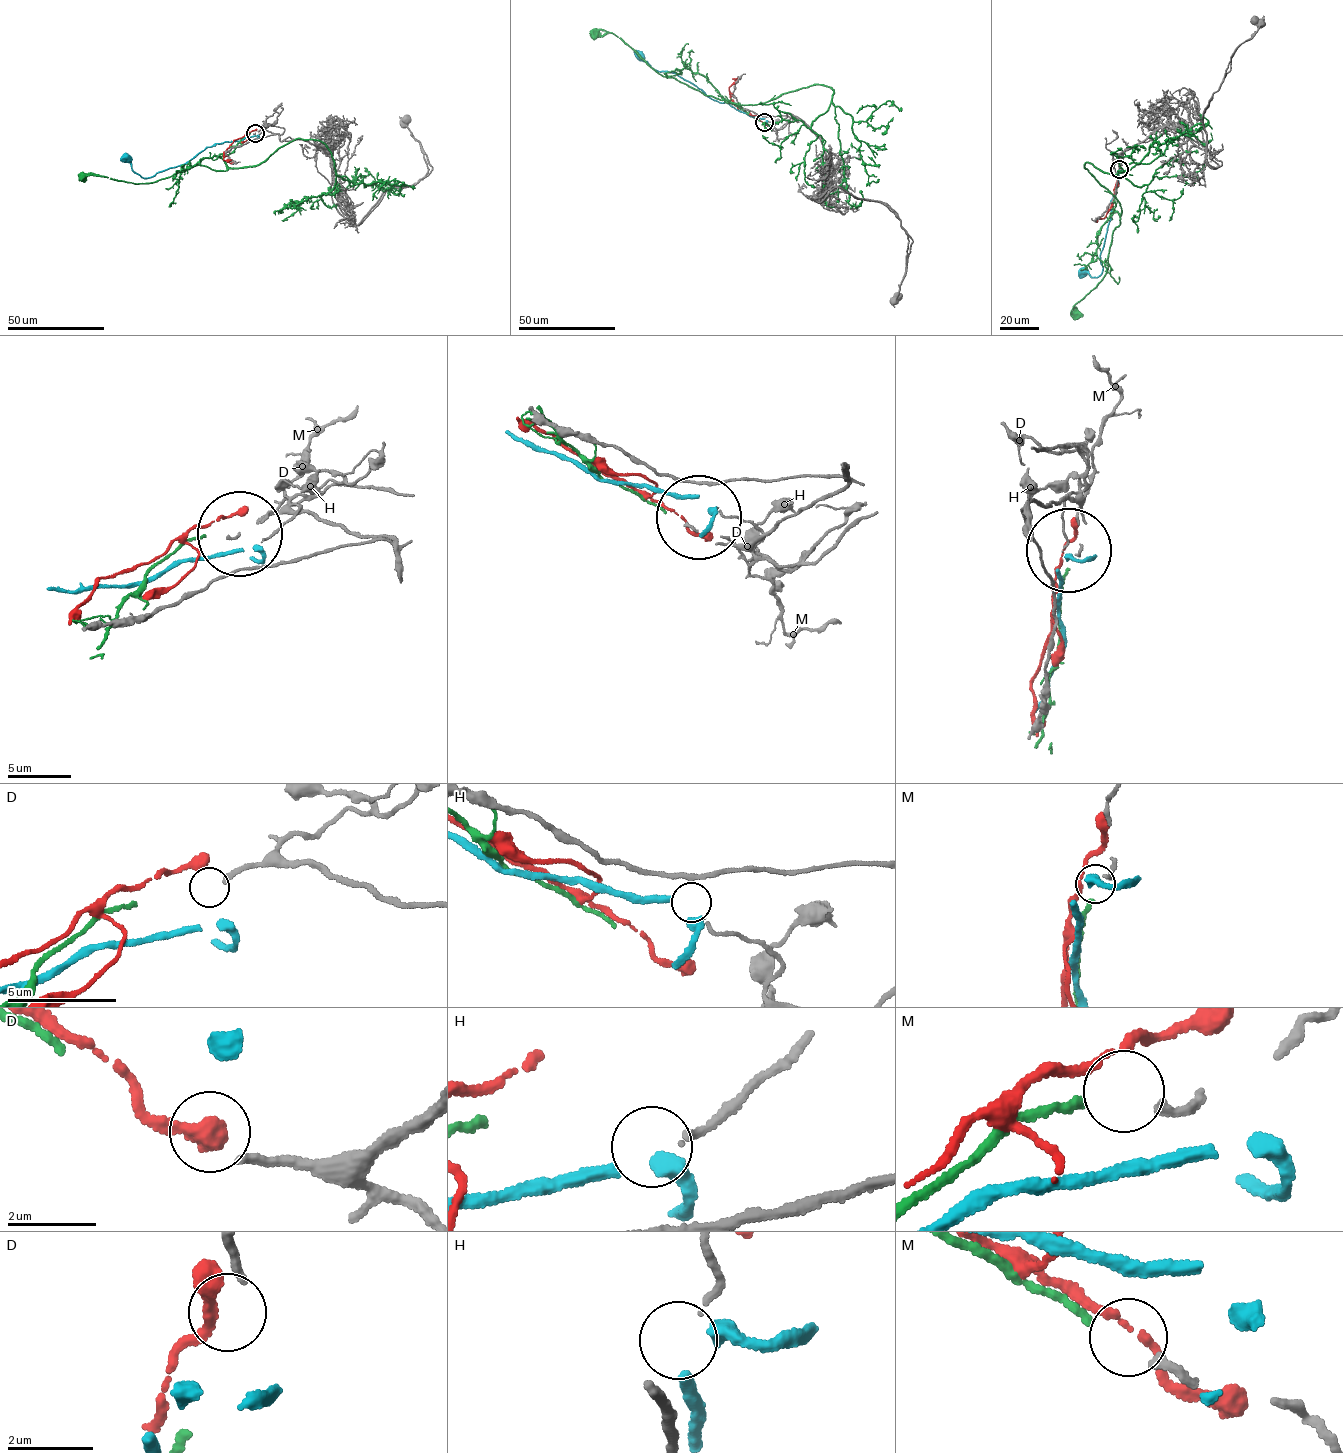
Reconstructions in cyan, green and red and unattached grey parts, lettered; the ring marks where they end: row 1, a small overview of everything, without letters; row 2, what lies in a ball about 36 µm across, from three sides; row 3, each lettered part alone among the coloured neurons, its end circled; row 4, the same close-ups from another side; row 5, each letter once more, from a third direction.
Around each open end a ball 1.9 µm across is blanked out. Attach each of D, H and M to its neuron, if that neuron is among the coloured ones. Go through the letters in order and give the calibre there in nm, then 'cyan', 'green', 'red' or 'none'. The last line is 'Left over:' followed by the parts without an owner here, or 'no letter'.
D: 200 nm | red
H: 140 nm | none
M: 200 nm | green
Left over: H

